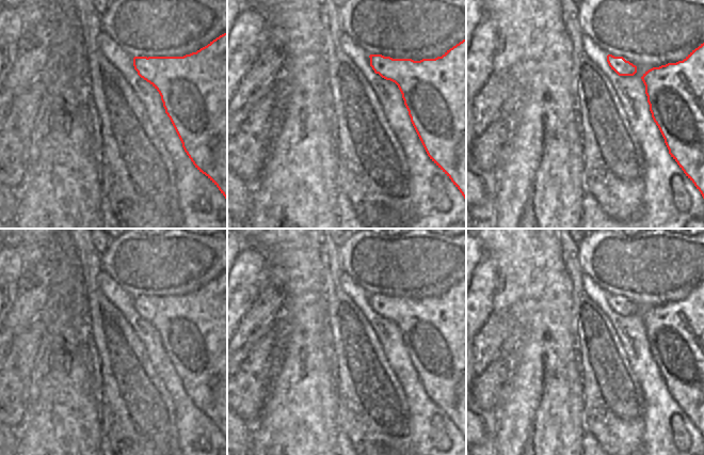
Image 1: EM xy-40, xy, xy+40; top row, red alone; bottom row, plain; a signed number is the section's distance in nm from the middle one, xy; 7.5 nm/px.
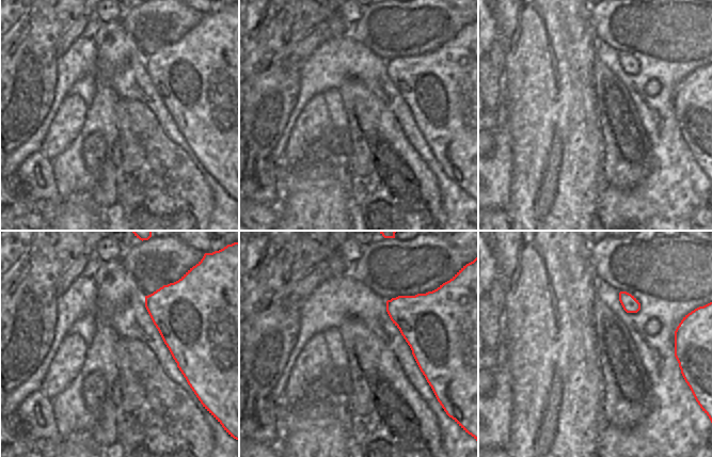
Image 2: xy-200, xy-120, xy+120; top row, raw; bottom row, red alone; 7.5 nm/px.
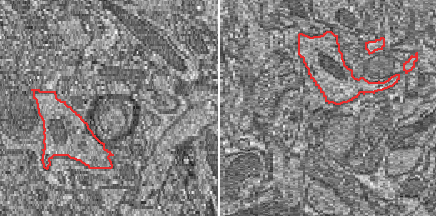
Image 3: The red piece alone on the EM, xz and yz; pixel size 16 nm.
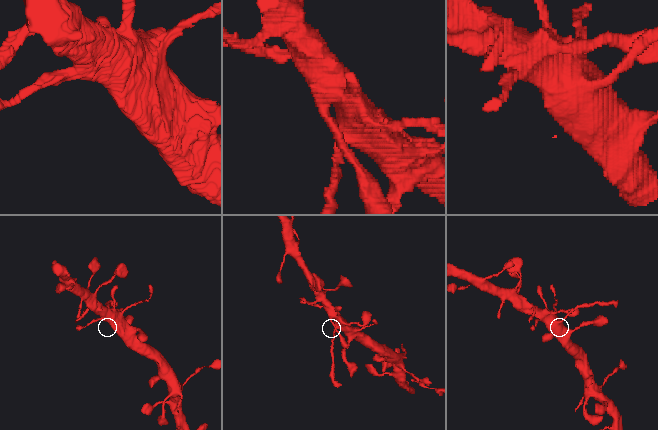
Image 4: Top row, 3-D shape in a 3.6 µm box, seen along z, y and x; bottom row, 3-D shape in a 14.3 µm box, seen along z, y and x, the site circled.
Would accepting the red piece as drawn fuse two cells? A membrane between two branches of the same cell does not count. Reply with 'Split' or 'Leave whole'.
Split

